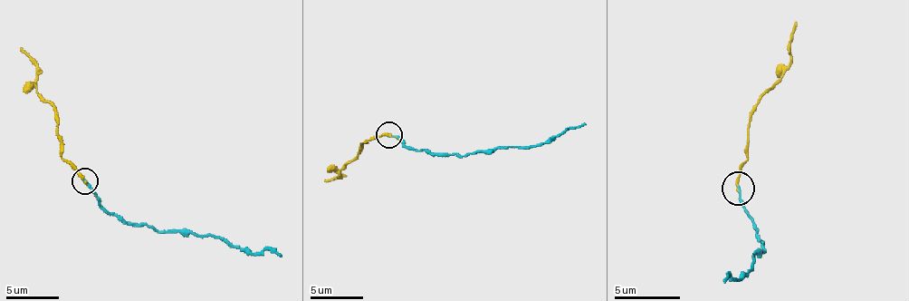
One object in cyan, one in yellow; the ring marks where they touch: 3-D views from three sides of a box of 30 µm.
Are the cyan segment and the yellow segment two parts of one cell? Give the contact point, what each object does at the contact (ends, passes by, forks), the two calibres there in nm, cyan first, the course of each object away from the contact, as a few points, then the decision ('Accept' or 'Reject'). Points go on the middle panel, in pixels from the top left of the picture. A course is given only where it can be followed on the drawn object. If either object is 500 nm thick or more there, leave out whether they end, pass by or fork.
Place: (389, 135). At the ring cyan ends. At the ring yellow passes by. Thickness 170 nm (cyan) against 160 nm. Course of cyan: (388, 134), (412, 150), (463, 155), (531, 147), (586, 123). Course of yellow: (388, 134), (365, 142), (341, 171), (341, 176), (325, 181). Accept

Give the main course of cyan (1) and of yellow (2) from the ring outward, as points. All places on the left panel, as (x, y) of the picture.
1: (84, 180), (108, 212), (158, 230), (226, 238), (253, 254), (272, 248), (282, 257)
2: (84, 180), (61, 157), (58, 114), (37, 91), (37, 64), (21, 48)

